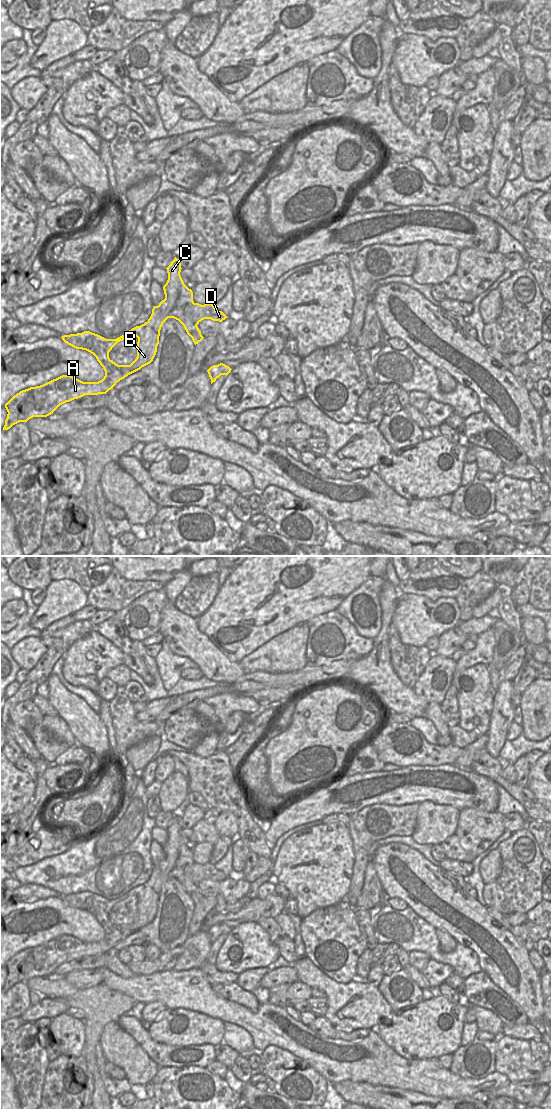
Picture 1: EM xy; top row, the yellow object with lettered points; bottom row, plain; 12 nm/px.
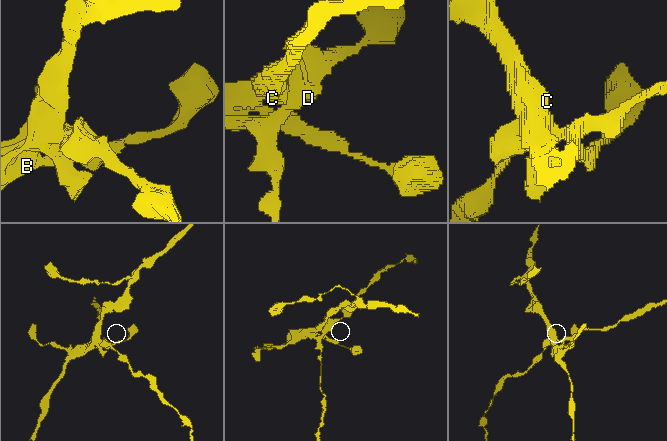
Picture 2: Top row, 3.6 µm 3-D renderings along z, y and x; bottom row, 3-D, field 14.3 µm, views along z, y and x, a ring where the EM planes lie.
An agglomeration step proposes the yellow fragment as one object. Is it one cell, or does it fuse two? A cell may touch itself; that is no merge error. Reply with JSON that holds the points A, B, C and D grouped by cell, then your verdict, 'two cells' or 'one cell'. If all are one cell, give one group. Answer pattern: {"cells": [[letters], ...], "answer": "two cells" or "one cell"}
{"cells": [["A", "B", "C"], ["D"]], "answer": "two cells"}

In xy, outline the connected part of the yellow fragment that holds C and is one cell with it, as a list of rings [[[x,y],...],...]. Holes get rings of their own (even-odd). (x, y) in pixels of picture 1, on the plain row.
[[[175,817],[166,829],[168,840],[163,846],[165,859],[162,860],[158,866],[153,867],[150,878],[144,884],[132,888],[127,893],[116,899],[106,899],[90,891],[64,895],[61,897],[68,905],[76,909],[86,910],[96,917],[97,921],[105,931],[105,936],[102,940],[98,942],[83,942],[71,935],[62,935],[43,945],[30,947],[20,951],[5,964],[8,974],[3,990],[8,990],[19,982],[27,982],[33,977],[47,977],[53,974],[60,965],[81,958],[85,955],[106,954],[109,950],[113,949],[117,942],[153,921],[159,904],[161,887],[168,878],[178,880],[184,886],[187,894],[192,898],[195,905],[201,902],[204,897],[202,896],[197,884],[192,880],[192,866],[194,864],[193,852],[184,844],[181,838],[180,832],[182,828],[180,820]],[[132,895],[135,895],[138,898],[136,919],[130,925],[116,924],[109,918],[109,912],[118,902],[123,901]]]

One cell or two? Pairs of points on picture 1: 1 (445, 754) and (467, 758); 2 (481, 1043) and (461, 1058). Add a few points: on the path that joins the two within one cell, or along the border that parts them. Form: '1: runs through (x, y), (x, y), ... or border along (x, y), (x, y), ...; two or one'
1: border along (463, 749), (453, 764); two
2: runs through (477, 1049), (466, 1060); one

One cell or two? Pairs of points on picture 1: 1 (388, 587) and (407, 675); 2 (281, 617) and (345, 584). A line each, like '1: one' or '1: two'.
1: two
2: one

